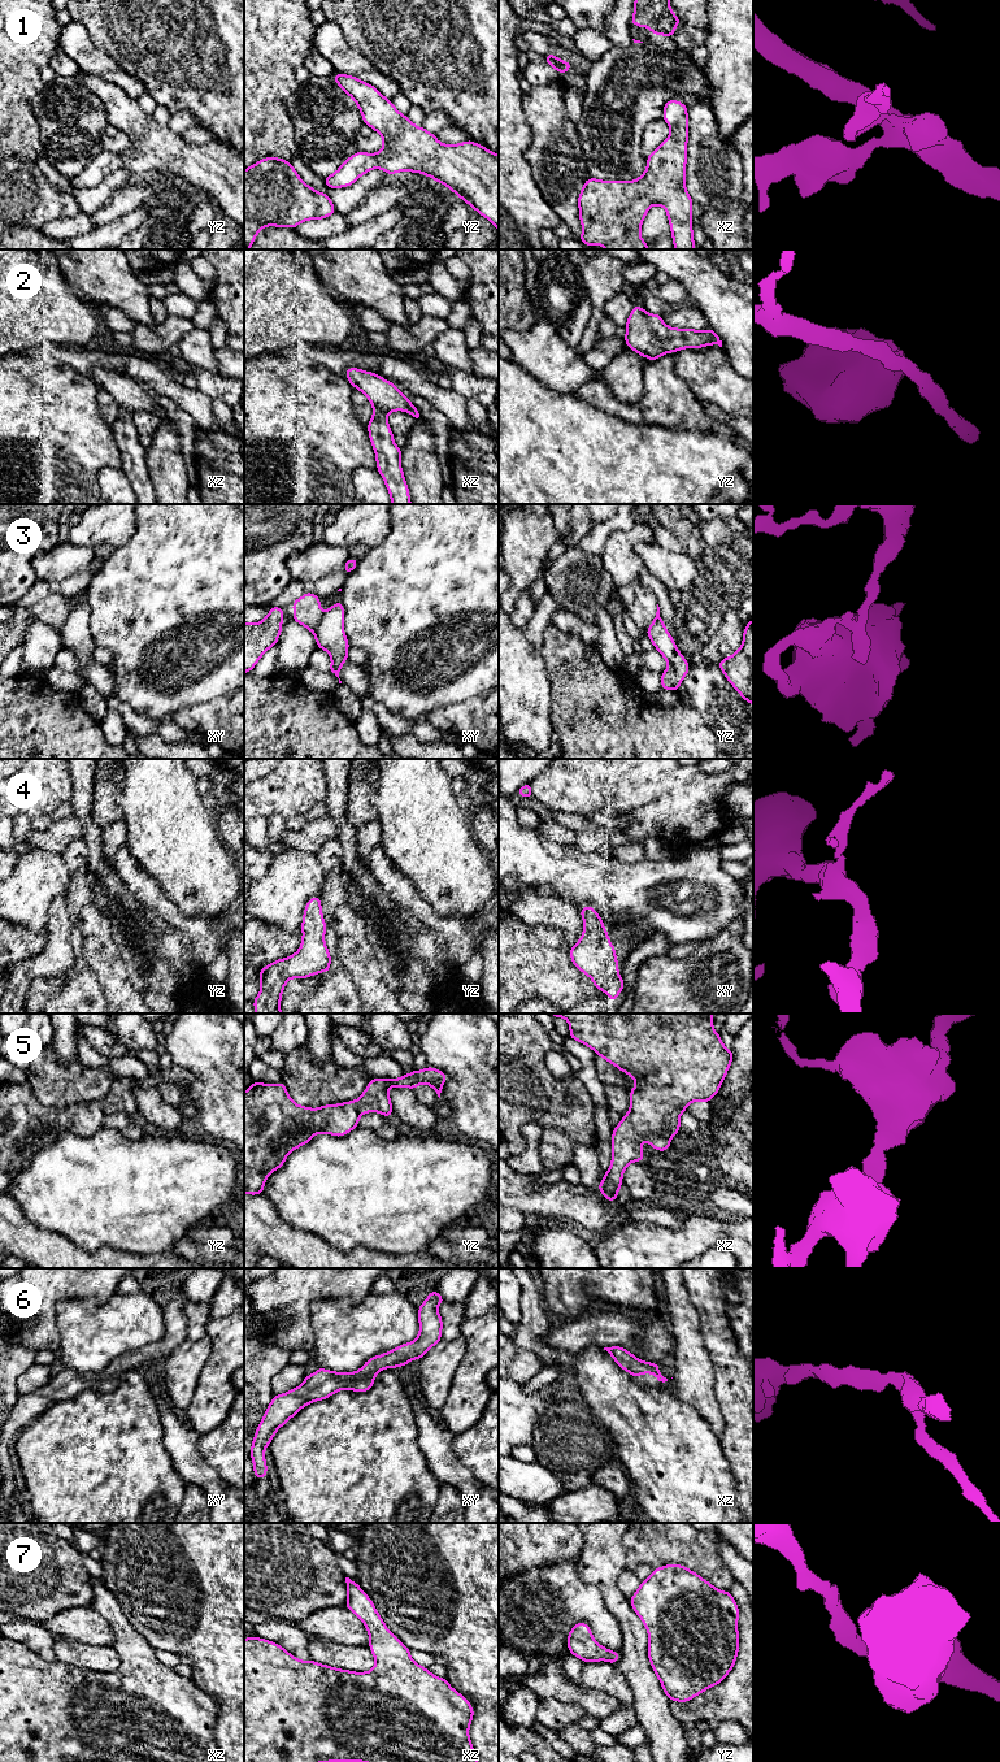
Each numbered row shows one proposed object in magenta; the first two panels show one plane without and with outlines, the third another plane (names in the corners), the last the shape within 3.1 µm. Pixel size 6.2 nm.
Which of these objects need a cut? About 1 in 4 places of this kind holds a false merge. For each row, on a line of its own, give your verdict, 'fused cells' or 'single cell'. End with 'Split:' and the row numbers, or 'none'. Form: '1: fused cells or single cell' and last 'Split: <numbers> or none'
1: single cell
2: single cell
3: fused cells
4: single cell
5: single cell
6: single cell
7: single cell
Split: 3

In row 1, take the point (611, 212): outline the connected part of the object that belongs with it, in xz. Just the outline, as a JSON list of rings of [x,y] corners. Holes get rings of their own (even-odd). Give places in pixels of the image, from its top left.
[[[669,100],[664,105],[662,120],[670,126],[670,135],[647,157],[647,169],[636,181],[600,181],[588,178],[579,194],[579,220],[583,233],[578,238],[587,246],[603,246],[605,249],[649,249],[640,236],[640,229],[645,214],[652,205],[662,205],[670,223],[674,249],[694,249],[696,243],[692,238],[692,198],[686,191],[686,162],[688,142],[688,108],[678,101]]]

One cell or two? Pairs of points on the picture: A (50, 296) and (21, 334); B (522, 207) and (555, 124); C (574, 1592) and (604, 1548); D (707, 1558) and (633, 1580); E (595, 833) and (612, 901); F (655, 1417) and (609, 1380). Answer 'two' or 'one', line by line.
A: one
B: two
C: two
D: two
E: two
F: one

